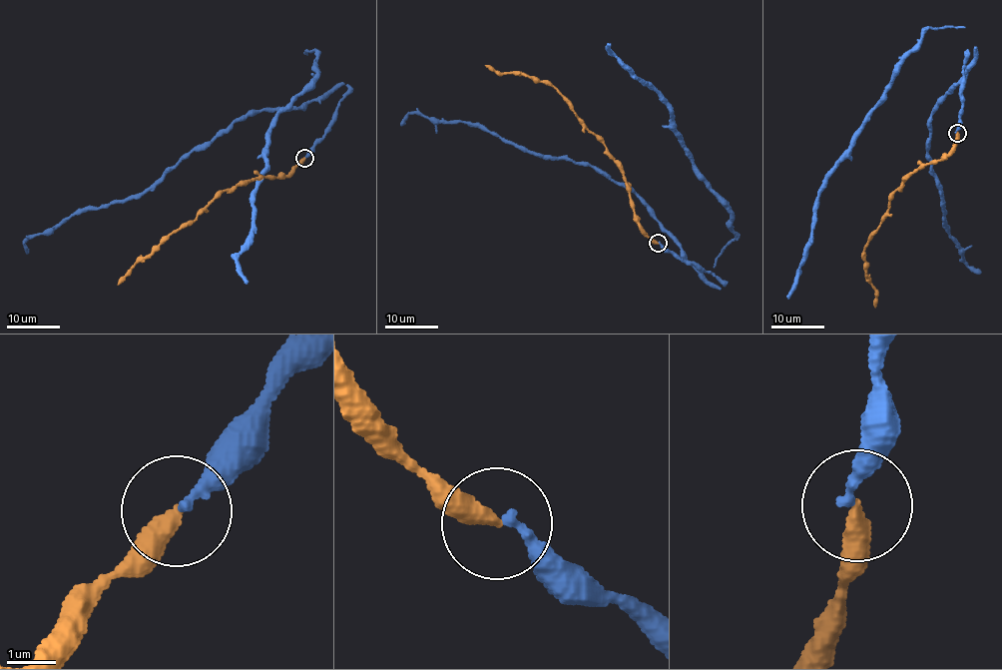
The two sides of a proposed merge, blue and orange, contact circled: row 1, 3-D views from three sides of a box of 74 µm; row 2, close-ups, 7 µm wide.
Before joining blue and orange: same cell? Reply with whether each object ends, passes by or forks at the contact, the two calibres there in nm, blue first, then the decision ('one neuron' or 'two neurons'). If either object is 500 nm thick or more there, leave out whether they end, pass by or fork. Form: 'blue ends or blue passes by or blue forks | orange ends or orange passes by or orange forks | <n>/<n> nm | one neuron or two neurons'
blue ends | orange ends | 220/400 nm | one neuron

